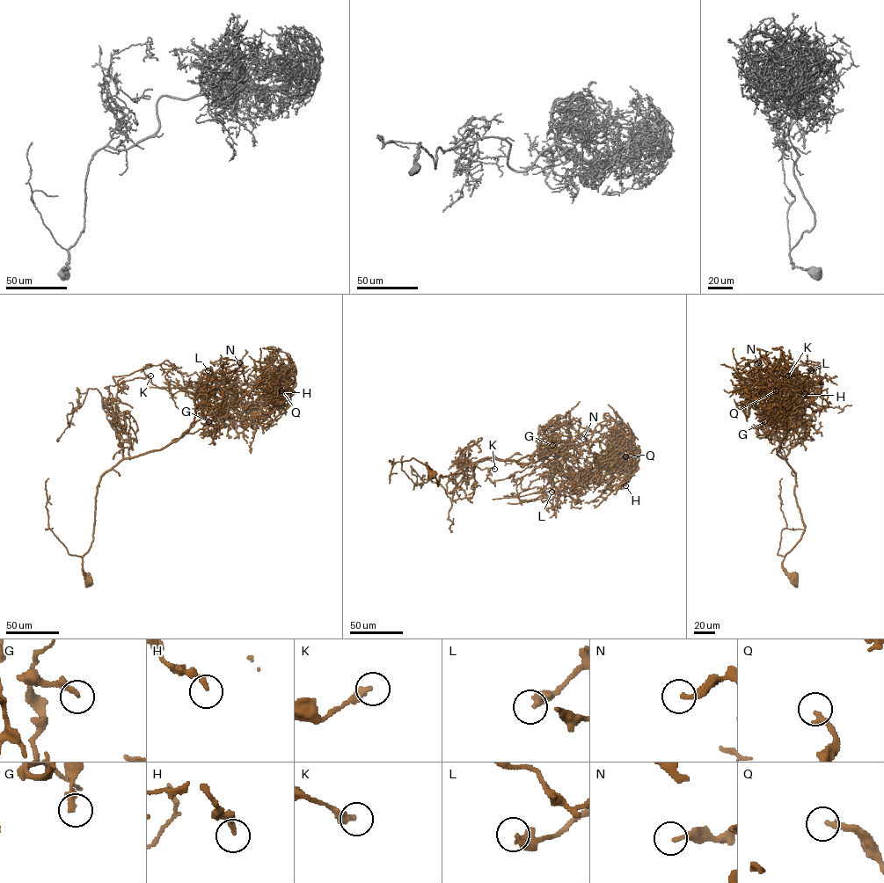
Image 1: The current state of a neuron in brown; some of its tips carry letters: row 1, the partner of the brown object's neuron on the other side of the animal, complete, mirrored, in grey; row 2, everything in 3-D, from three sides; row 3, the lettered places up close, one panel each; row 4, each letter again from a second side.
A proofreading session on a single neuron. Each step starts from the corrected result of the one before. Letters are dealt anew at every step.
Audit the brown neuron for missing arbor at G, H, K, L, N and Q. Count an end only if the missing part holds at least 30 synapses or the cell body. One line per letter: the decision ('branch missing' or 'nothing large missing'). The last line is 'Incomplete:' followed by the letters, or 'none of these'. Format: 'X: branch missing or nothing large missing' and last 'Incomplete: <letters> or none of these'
G: nothing large missing
H: nothing large missing
K: nothing large missing
L: nothing large missing
N: nothing large missing
Q: nothing large missing
Incomplete: none of these

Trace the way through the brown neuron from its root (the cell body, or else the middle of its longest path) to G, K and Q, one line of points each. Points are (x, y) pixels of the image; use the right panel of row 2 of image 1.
G: (793, 581), (782, 560), (805, 526), (795, 474), (777, 454), (785, 438), (764, 421)
K: (793, 581), (782, 560), (805, 524), (795, 474), (770, 414), (786, 395), (788, 375)
Q: (793, 581), (782, 560), (805, 524), (795, 474), (777, 454), (774, 422), (801, 403), (790, 409), (776, 390)

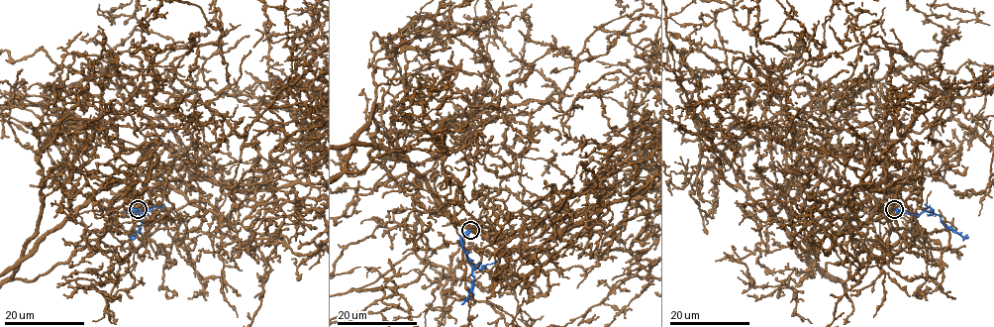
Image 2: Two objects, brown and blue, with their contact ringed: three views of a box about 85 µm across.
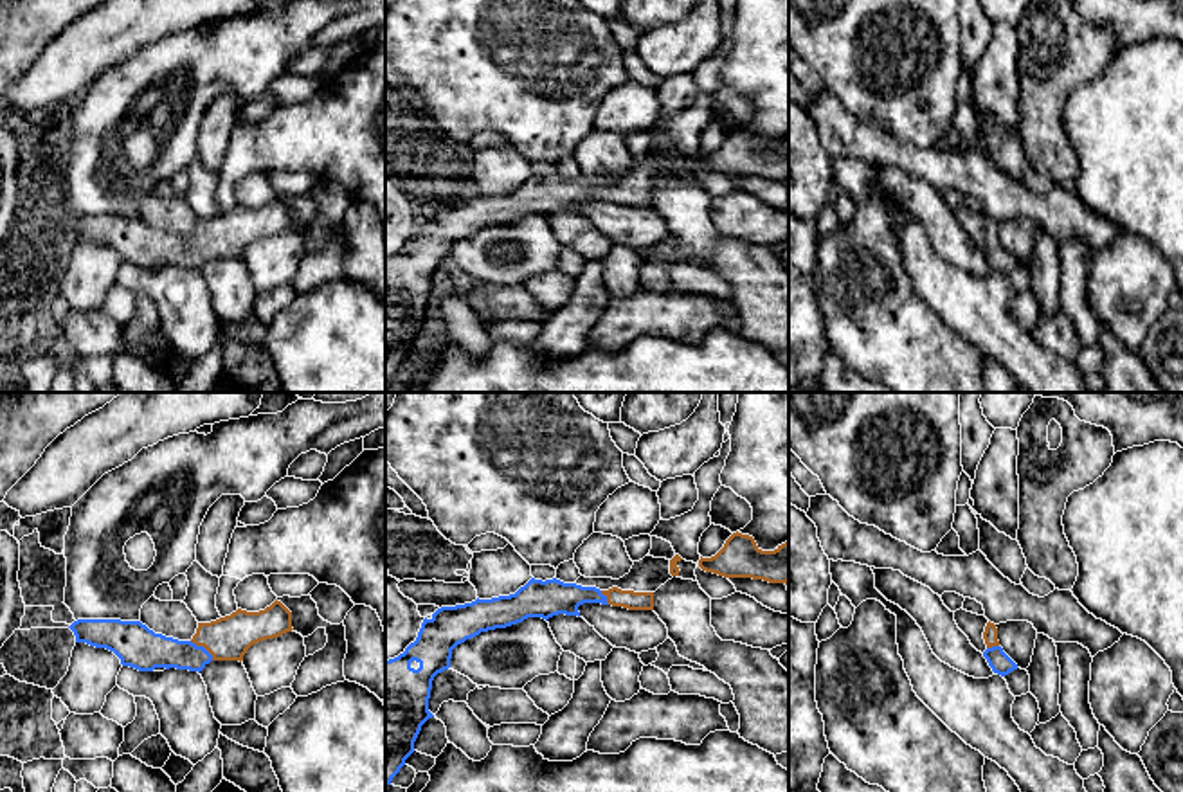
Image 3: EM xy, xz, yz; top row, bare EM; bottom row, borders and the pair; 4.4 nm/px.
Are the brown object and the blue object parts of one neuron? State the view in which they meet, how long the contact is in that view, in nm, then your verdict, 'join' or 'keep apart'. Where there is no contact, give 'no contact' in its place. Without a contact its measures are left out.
xy | 140 nm | join

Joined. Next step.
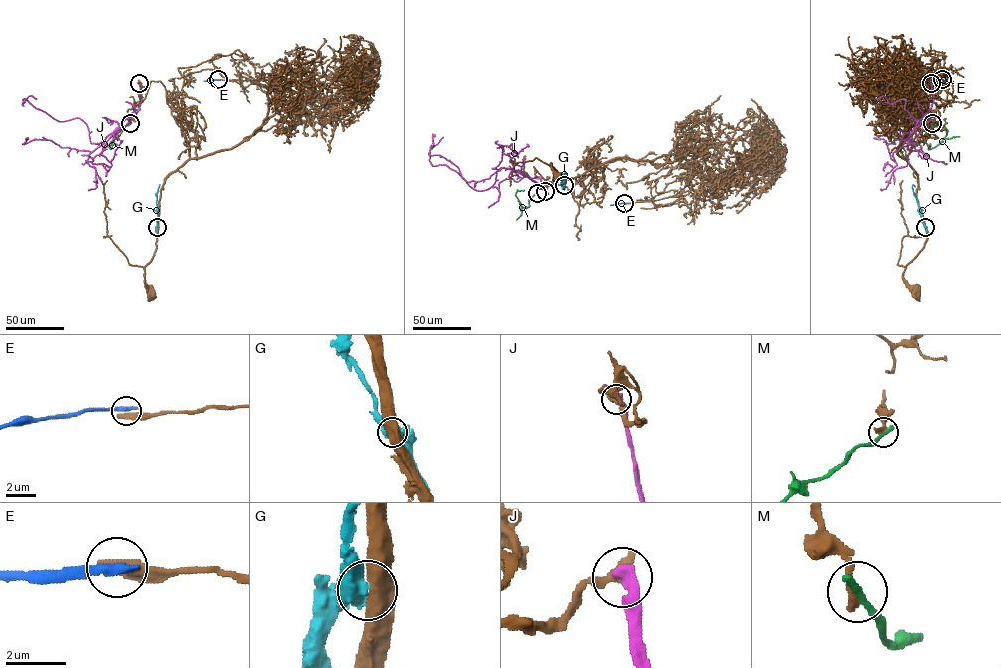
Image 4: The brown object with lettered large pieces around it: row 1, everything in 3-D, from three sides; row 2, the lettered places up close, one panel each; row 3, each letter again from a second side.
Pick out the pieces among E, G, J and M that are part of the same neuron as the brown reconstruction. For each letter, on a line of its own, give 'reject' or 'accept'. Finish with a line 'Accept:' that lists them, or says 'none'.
E: reject
G: reject
J: reject
M: reject
Accept: none

